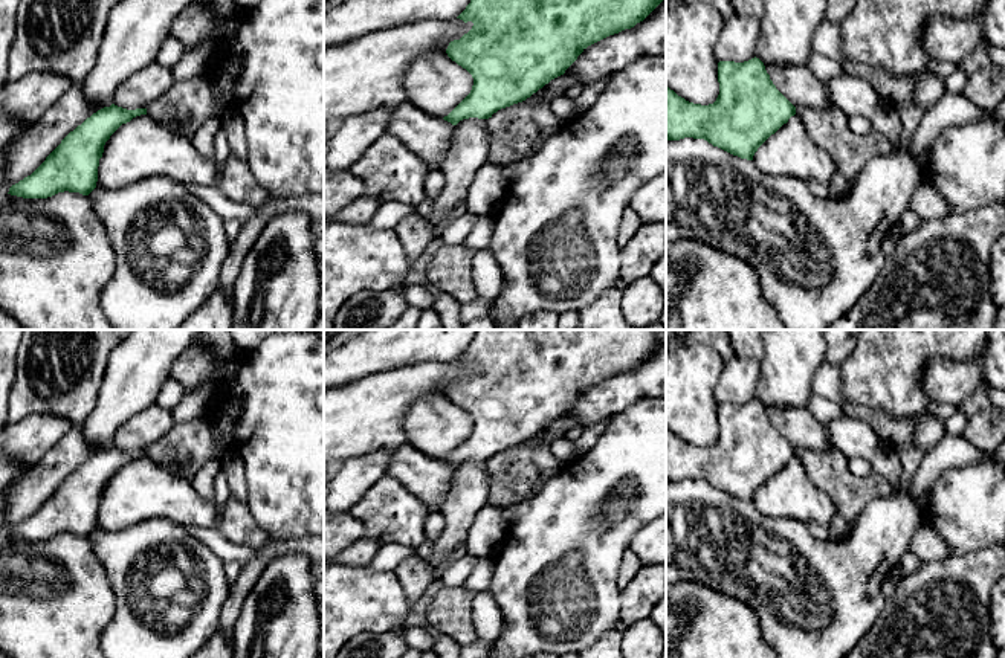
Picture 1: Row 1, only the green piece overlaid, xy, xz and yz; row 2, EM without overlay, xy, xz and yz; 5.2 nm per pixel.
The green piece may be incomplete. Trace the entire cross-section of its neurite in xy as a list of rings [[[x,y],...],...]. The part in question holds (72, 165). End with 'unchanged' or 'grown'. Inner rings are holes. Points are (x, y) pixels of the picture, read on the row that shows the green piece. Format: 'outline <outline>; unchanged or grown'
outline [[[111,104],[98,110],[8,194],[23,198],[47,198],[64,191],[89,195],[96,188],[105,142],[122,124],[141,115],[147,115],[147,108],[127,110]]]; unchanged

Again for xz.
outline [[[470,0],[457,17],[464,23],[472,21],[472,29],[460,40],[449,43],[446,53],[466,69],[473,85],[470,93],[443,119],[457,125],[463,119],[489,119],[493,113],[522,102],[565,73],[577,56],[591,44],[634,27],[643,21],[663,0]]]; unchanged

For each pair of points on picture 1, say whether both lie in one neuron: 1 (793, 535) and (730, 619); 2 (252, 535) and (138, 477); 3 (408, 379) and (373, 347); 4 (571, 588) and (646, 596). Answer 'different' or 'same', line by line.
1: different
2: same
3: different
4: different

